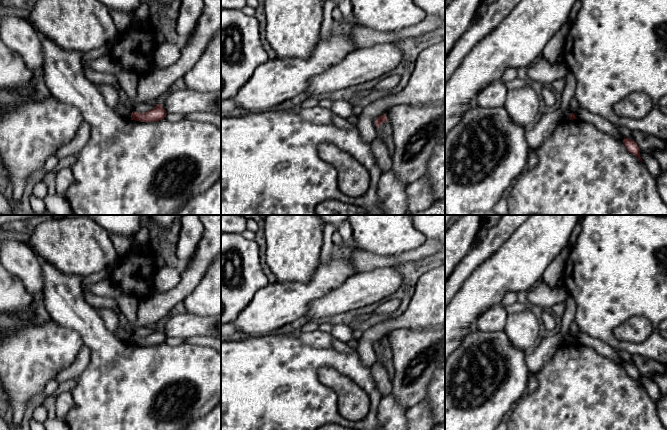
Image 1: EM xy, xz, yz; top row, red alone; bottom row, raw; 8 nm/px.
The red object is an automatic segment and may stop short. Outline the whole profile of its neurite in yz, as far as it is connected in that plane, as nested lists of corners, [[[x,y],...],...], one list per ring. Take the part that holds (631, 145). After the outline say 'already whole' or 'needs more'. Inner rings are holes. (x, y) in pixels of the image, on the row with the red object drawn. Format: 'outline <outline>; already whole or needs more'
outline [[[624,137],[623,143],[630,153],[635,155],[640,161],[642,161],[640,157],[640,149],[634,140]]]; already whole

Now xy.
outline [[[159,103],[153,109],[146,113],[138,113],[133,111],[131,115],[131,120],[143,121],[143,122],[153,122],[164,119],[166,116],[166,111]]]; already whole

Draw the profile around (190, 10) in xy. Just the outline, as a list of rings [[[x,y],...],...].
[[[181,0],[179,16],[175,24],[180,41],[188,40],[194,33],[203,7],[203,0]]]

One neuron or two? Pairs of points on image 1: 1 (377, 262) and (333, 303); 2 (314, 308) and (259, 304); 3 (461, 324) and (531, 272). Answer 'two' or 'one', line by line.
1: two
2: one
3: one

